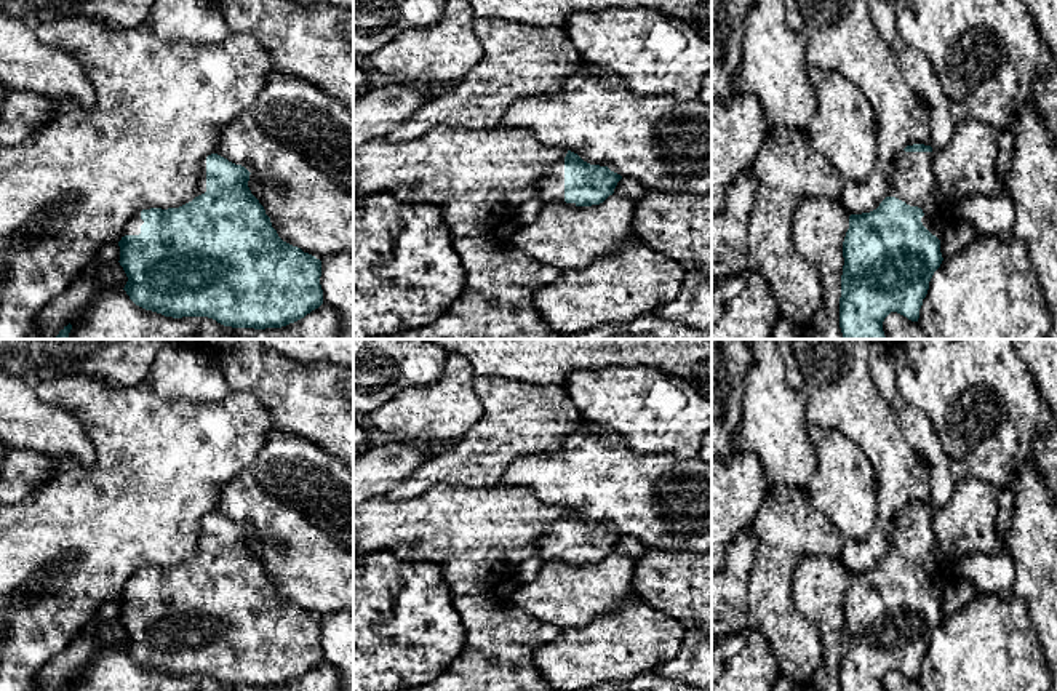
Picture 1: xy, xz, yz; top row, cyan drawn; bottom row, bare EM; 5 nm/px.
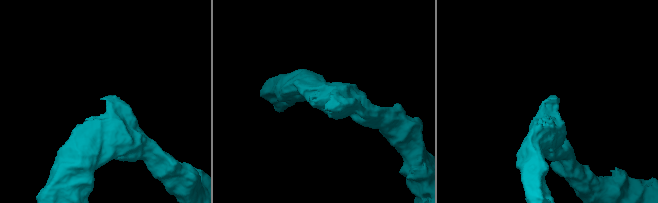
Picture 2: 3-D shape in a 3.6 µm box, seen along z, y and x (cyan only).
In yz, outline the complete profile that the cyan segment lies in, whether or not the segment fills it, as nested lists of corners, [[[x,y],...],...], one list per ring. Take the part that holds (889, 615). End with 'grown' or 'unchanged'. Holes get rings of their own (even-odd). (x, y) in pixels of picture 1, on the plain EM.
[[[907,504],[894,520],[887,555],[873,569],[849,574],[843,600],[841,691],[884,691],[883,680],[891,670],[918,680],[929,640],[943,619],[940,600],[951,581],[939,549],[932,505]]] | grown

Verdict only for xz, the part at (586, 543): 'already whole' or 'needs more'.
needs more

